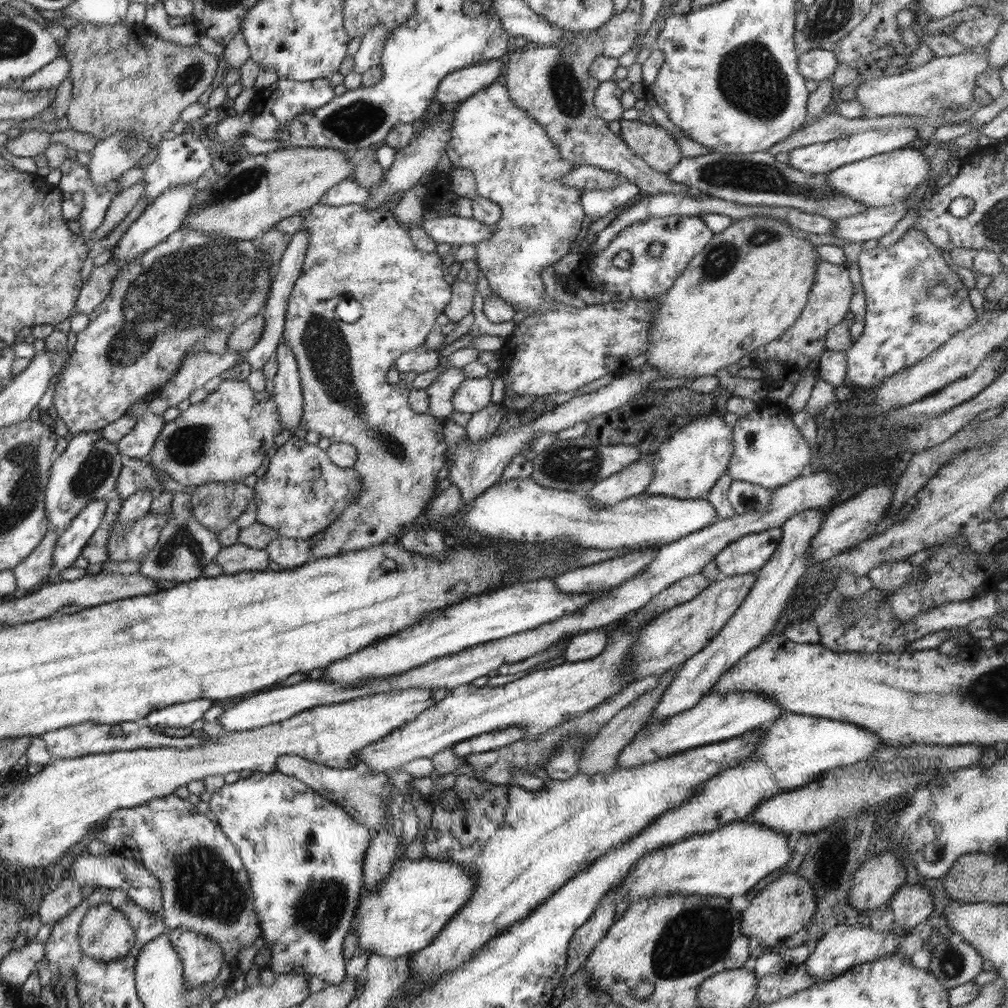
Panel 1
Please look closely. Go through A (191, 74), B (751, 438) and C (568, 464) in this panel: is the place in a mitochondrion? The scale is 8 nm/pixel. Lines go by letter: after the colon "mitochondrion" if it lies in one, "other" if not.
A: mitochondrion
B: other
C: mitochondrion

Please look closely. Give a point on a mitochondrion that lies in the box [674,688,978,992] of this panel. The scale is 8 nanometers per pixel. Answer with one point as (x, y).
(951, 964)

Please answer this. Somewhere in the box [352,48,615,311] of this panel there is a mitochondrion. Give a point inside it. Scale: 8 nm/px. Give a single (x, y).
(565, 84)

